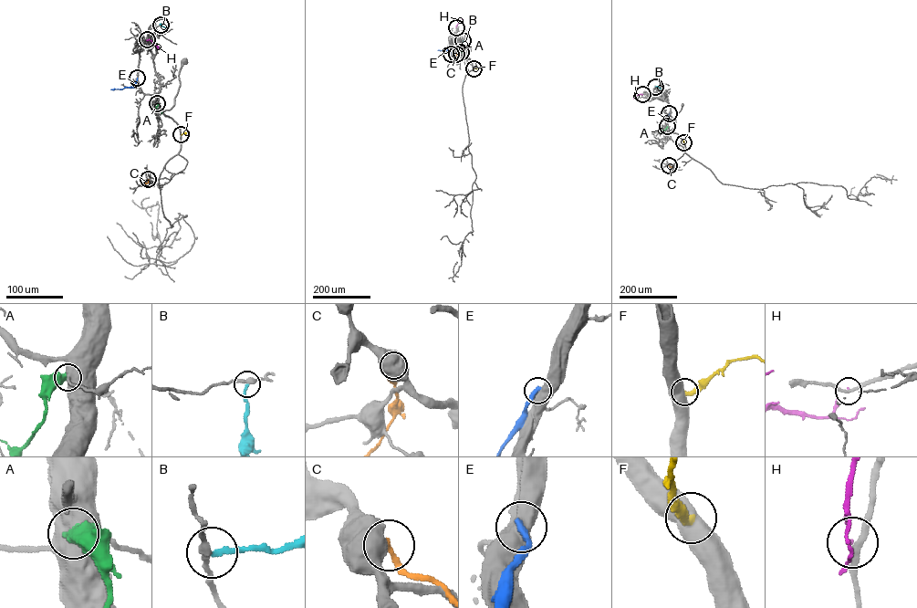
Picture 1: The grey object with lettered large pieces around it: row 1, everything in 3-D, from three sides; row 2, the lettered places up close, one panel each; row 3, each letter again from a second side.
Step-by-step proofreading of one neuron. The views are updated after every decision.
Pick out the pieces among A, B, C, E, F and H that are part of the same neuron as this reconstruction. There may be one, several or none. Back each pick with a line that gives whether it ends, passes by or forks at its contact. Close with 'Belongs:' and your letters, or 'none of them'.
Belongs: none of them

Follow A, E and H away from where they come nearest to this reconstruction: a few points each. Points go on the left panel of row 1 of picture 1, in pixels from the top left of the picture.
A: (157, 103), (156, 108), (161, 114)
E: (137, 78), (131, 87), (110, 89)
H: (147, 39), (159, 49)

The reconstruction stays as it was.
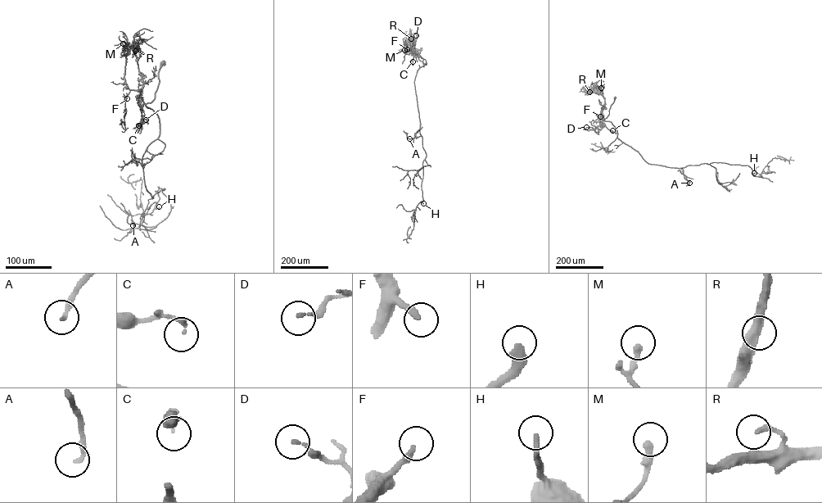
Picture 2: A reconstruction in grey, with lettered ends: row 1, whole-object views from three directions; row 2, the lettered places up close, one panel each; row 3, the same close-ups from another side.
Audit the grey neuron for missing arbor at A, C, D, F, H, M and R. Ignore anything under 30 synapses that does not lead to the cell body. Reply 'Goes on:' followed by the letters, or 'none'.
Goes on: A, F, H

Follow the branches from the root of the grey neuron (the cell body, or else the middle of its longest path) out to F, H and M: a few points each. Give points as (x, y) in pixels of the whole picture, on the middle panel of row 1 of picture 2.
F: (425, 63), (417, 52), (407, 49)
H: (425, 63), (416, 52), (423, 66), (417, 70), (414, 82), (419, 133), (426, 155), (421, 185), (423, 203)
M: (425, 63), (417, 52), (408, 51), (405, 54), (407, 49), (404, 50)

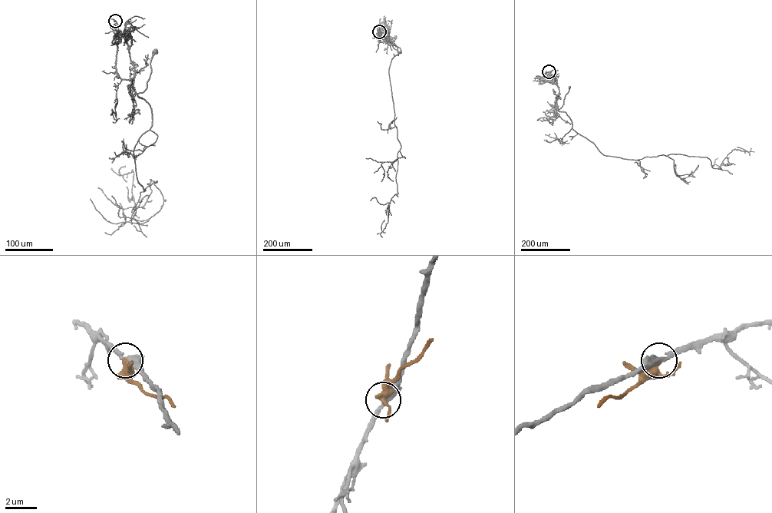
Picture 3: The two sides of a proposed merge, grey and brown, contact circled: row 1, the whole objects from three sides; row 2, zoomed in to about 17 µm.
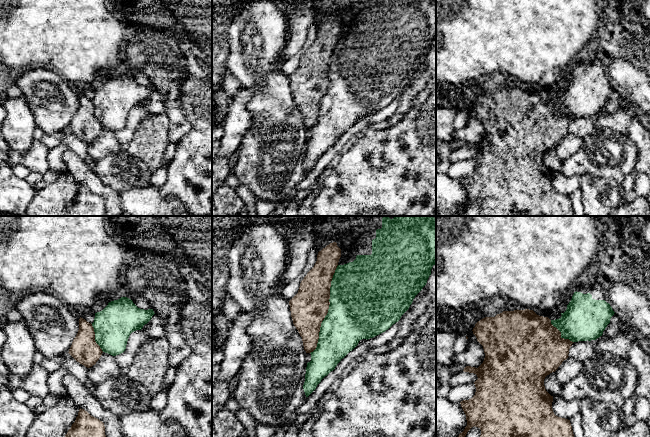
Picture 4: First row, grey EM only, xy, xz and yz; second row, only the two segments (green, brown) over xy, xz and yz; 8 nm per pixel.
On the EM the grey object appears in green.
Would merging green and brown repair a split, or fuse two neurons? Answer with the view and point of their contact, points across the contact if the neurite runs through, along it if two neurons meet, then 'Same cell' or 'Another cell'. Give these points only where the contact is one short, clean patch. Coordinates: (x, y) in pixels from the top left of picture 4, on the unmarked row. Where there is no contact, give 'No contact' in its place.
Touches green at xz (328, 85). Another cell

